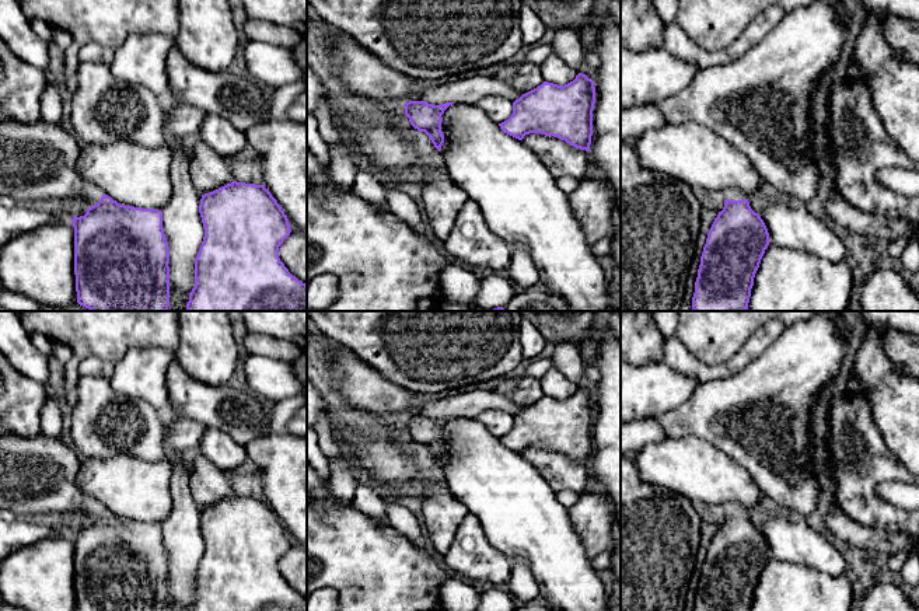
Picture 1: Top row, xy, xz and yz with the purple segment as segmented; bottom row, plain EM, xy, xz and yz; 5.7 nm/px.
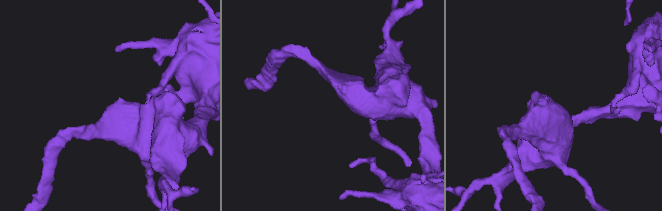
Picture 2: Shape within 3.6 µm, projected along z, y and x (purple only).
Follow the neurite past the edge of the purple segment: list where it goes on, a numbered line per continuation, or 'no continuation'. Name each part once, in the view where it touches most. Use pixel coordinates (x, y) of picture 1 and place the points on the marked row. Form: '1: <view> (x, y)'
1: yz (729, 194)

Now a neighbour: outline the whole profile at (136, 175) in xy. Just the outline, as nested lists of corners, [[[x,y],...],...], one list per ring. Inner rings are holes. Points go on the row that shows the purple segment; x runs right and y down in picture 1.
[[[127,140],[85,144],[77,158],[77,172],[120,205],[163,210],[172,195],[171,160],[172,151],[167,144],[147,147]]]

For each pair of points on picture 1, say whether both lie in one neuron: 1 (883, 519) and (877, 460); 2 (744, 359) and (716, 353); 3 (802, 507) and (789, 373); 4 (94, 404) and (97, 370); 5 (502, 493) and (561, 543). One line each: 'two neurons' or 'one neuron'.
1: one neuron
2: two neurons
3: one neuron
4: two neurons
5: one neuron

